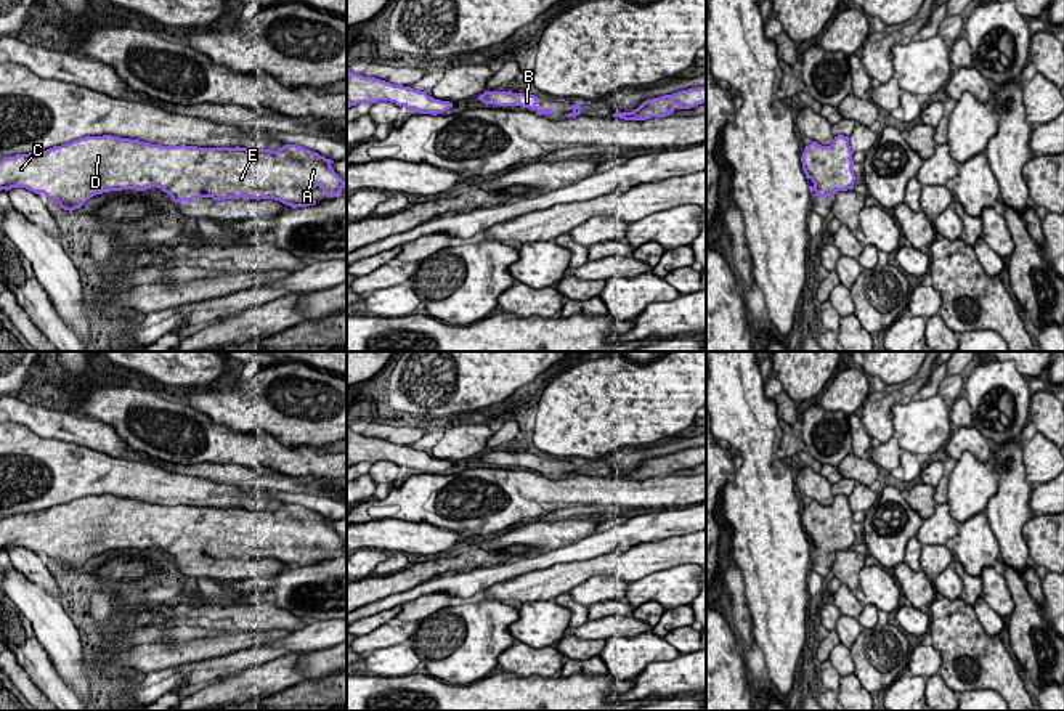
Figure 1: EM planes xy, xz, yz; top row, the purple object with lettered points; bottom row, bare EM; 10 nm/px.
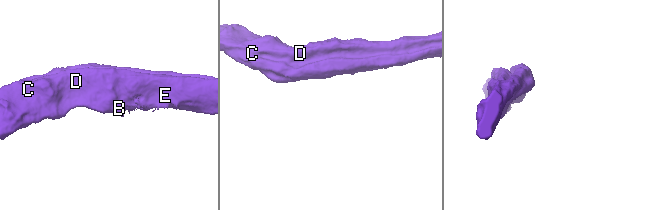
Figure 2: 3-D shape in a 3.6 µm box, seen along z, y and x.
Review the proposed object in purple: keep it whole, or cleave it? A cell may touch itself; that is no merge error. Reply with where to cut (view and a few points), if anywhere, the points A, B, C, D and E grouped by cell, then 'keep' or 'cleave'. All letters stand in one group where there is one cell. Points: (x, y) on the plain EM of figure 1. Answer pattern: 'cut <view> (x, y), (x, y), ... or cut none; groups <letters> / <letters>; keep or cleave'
cut none; groups A B C D E; keep

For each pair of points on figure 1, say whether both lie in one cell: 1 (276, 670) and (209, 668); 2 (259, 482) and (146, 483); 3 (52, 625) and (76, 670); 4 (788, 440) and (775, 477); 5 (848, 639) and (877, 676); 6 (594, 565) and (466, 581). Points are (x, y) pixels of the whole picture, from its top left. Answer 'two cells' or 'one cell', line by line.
1: one cell
2: two cells
3: one cell
4: two cells
5: one cell
6: two cells

